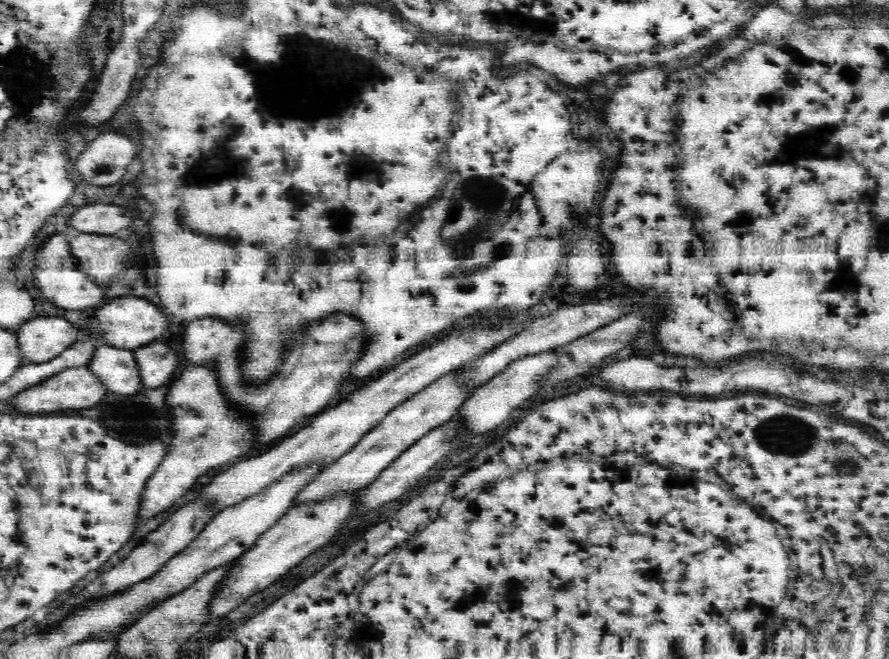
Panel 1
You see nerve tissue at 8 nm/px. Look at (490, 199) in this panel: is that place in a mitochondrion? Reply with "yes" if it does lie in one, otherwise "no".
yes

